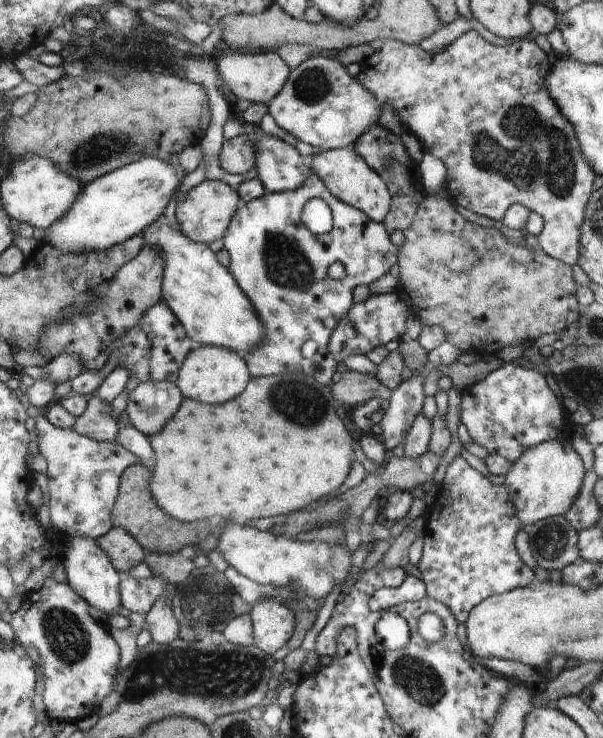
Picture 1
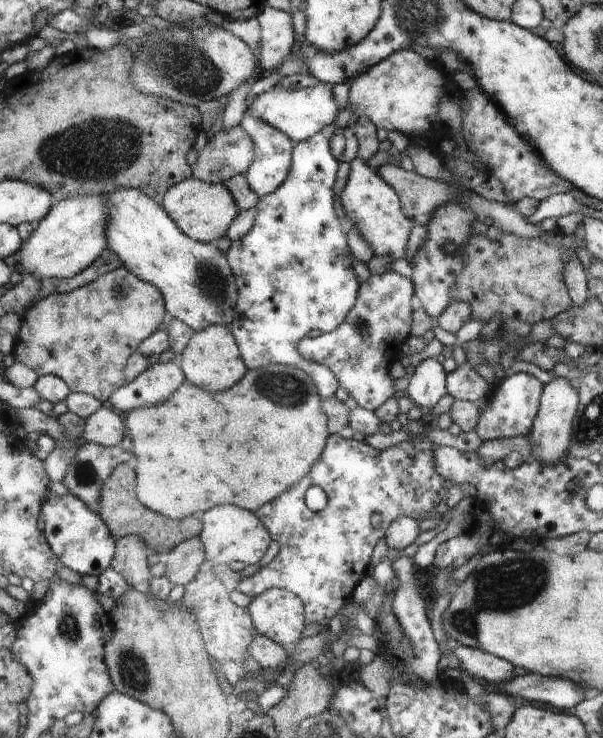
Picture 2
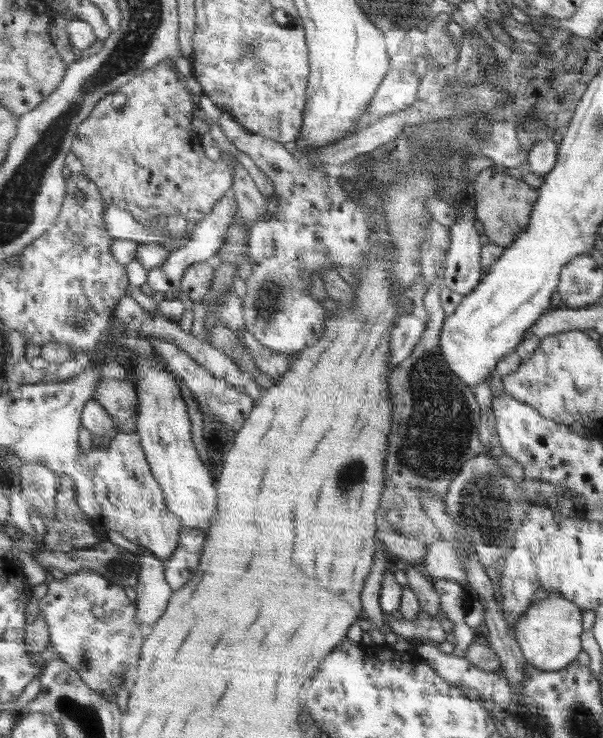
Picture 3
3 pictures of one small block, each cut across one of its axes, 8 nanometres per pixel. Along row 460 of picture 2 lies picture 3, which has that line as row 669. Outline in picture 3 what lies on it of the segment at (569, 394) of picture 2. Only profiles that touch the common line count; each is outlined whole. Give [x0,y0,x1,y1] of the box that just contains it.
[515,594,581,672]

